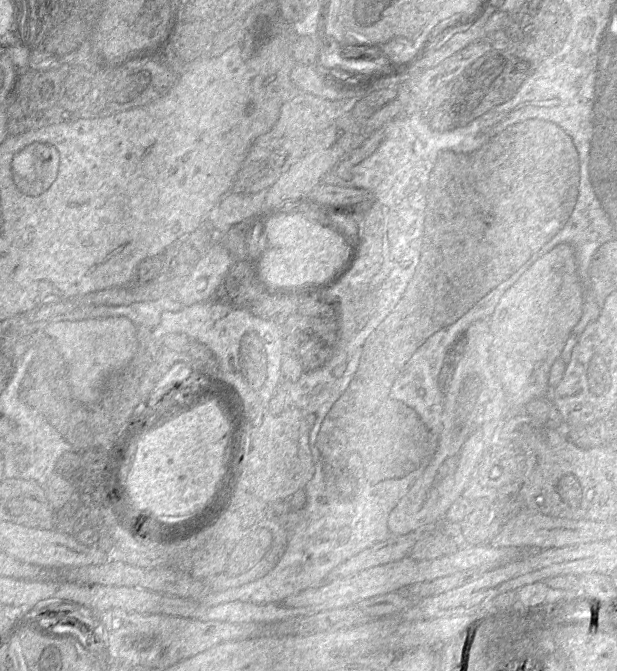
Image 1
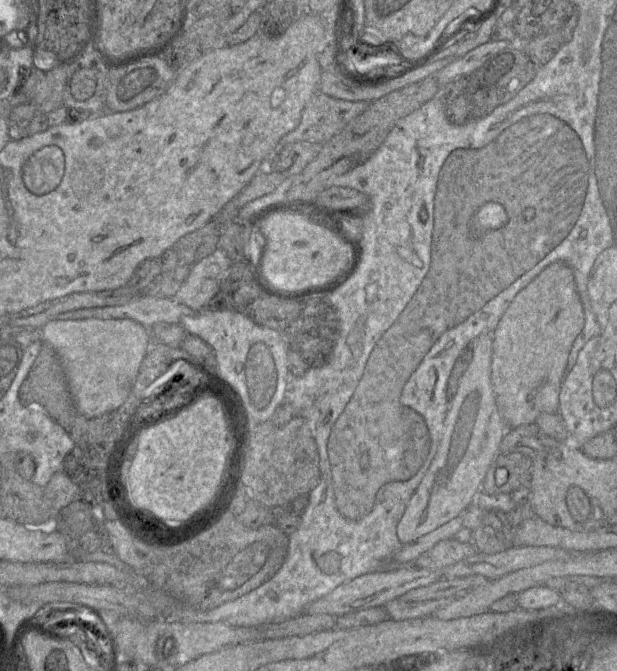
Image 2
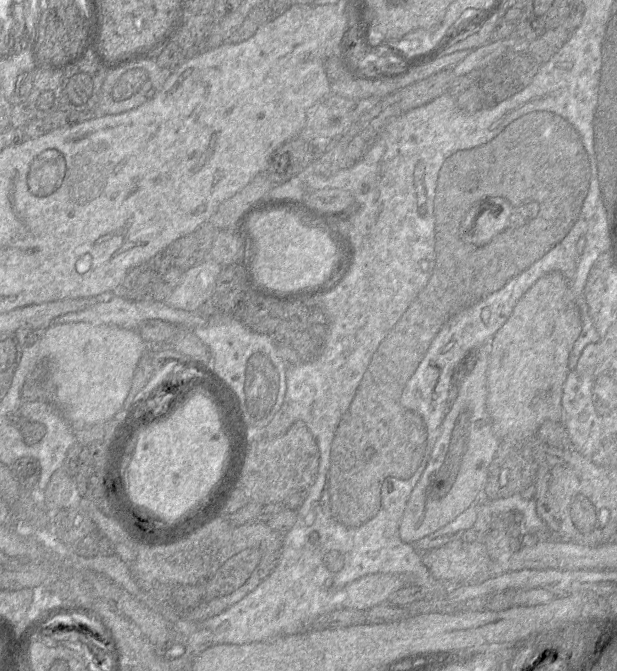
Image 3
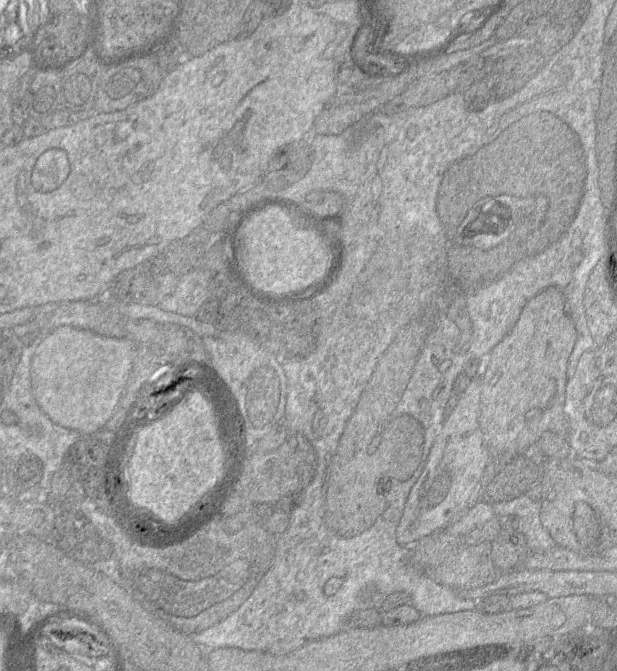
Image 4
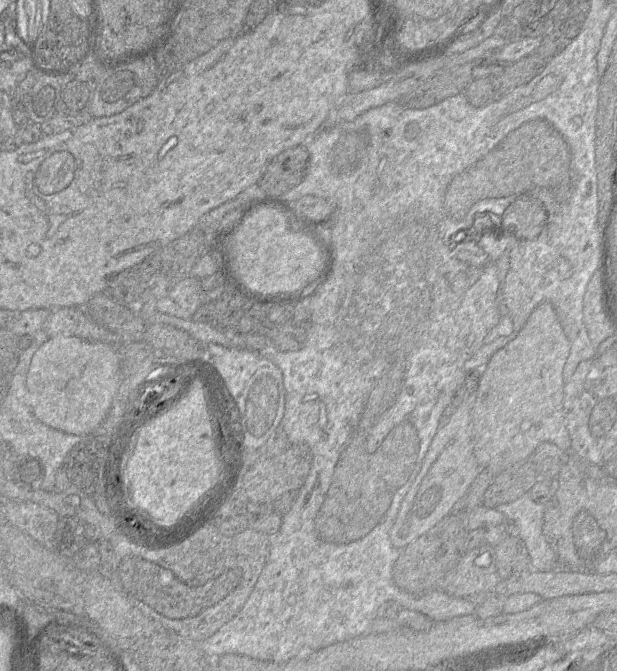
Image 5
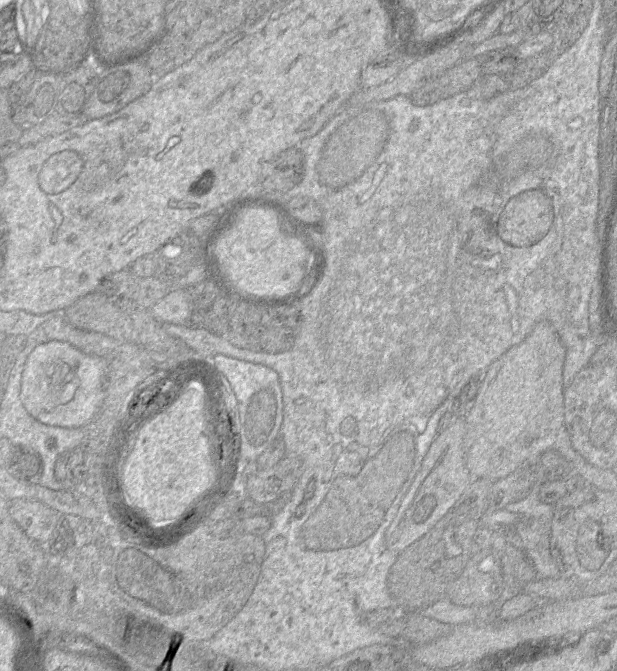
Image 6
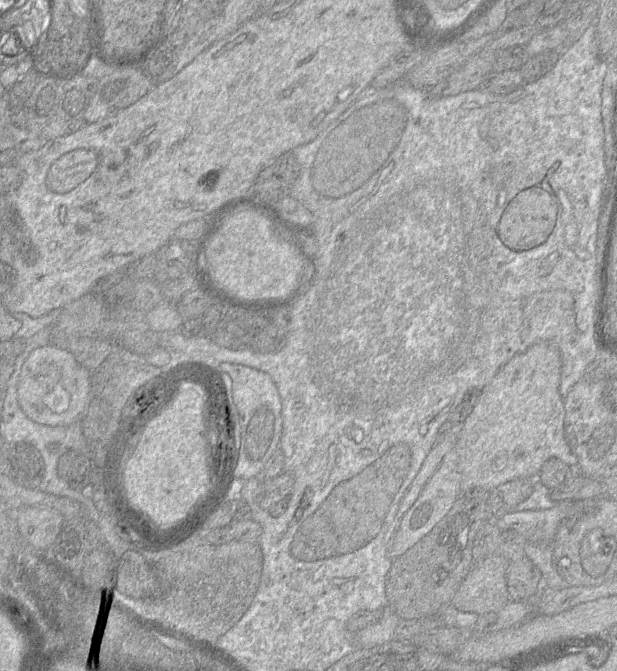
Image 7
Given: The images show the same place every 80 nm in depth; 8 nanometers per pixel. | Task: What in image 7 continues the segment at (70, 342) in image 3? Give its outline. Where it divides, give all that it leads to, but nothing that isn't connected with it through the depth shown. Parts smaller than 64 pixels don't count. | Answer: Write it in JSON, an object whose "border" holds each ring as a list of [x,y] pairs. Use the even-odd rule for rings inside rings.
{"border":[[[48,344],[33,350],[24,362],[18,380],[18,402],[33,421],[48,426],[66,426],[81,420],[91,398],[91,373],[74,355]]]}

